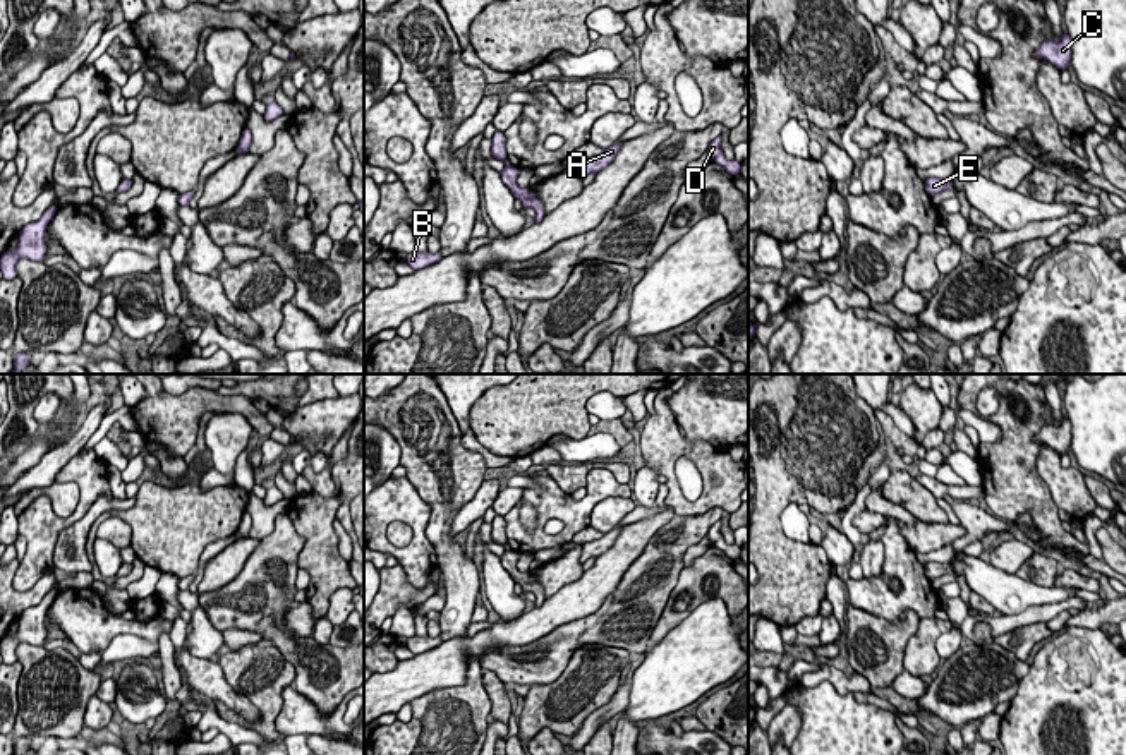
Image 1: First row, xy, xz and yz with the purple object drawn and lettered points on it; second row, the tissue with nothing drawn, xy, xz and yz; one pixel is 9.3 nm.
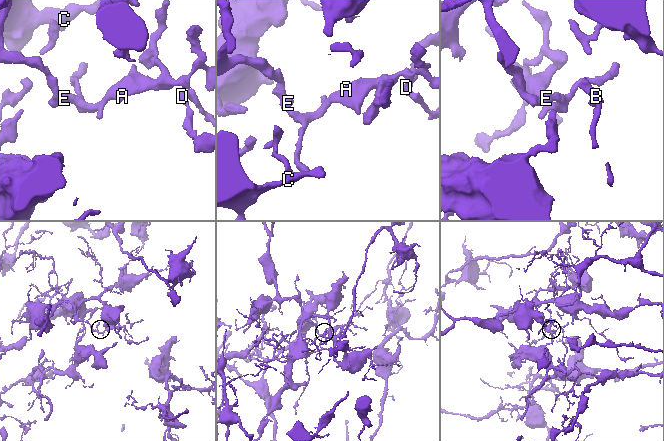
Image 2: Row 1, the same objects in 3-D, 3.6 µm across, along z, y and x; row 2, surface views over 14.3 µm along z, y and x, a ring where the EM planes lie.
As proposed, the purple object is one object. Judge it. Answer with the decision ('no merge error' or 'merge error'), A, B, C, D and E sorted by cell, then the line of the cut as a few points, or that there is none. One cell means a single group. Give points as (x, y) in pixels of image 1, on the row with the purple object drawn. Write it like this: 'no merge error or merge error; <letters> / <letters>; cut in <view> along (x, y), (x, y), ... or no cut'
no merge error; A B C D E; no cut

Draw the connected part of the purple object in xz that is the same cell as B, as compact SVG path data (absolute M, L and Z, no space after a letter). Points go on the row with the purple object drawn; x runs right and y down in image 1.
M414 251L414 252L407 254L405 263L407 263L414 271L417 271L417 269L422 269L422 268L426 268L426 266L429 266L429 264L438 263L441 257L443 257L441 252L431 254L431 252L417 252L417 251Z

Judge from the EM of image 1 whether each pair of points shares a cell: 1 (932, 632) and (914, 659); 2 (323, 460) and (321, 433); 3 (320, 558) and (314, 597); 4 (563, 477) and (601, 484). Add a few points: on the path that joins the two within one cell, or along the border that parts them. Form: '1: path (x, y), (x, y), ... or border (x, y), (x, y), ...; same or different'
1: path (926, 639), (920, 652); same
2: border (345, 429), (328, 453), (309, 453), (306, 450); different
3: path (320, 568), (320, 587); same
4: border (625, 484), (610, 471), (593, 469), (584, 486); different

